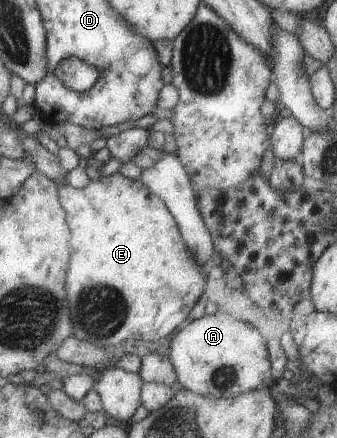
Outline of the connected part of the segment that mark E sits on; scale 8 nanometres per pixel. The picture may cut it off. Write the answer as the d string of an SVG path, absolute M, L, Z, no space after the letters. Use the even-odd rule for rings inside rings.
M118 171L109 176L100 177L91 180L87 186L82 188L74 188L70 185L57 185L57 193L59 195L59 203L66 213L66 223L69 227L69 247L71 255L69 255L69 265L67 266L67 277L65 277L65 297L67 297L67 307L69 307L69 319L73 323L72 336L79 341L89 341L93 345L101 345L101 347L115 346L118 347L123 341L133 341L133 339L141 339L143 341L154 342L162 340L169 335L179 325L187 319L189 311L193 309L201 293L206 278L206 270L208 266L197 265L191 257L191 253L187 251L185 243L181 241L177 223L173 219L170 211L157 195L153 195L143 183L139 180L124 177Z

